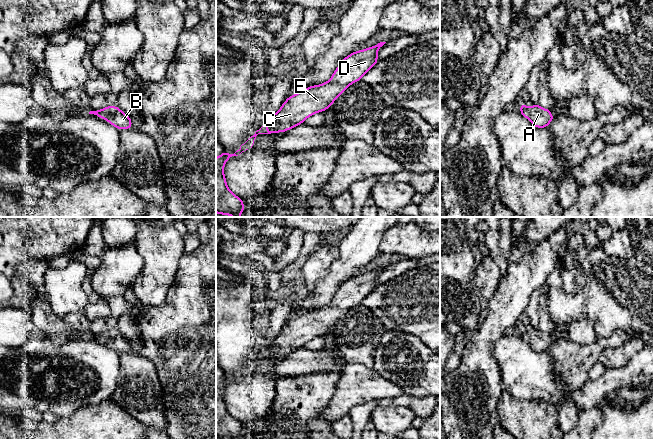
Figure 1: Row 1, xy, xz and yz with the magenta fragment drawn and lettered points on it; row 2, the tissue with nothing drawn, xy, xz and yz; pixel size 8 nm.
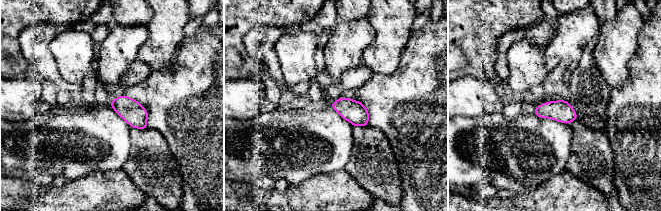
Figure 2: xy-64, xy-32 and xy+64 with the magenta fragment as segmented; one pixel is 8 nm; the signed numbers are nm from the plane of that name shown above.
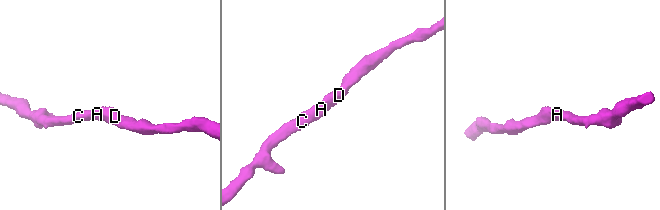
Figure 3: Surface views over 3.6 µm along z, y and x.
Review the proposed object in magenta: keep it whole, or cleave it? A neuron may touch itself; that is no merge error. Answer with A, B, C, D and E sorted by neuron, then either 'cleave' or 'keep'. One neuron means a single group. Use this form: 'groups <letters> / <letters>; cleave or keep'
groups A B C D E; keep

